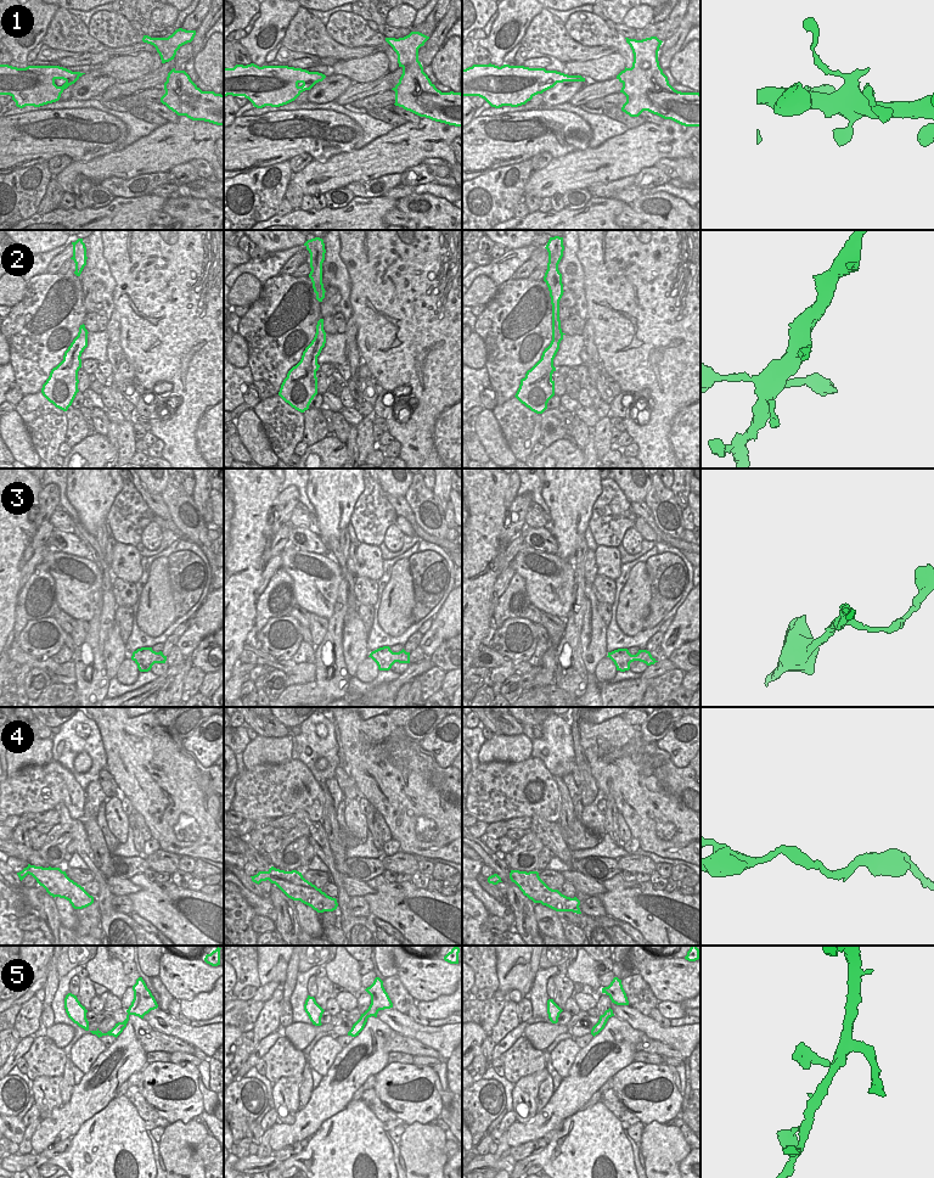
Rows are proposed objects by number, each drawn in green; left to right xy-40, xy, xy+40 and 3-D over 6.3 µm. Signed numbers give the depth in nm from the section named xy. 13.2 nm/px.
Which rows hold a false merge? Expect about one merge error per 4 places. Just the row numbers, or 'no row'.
2

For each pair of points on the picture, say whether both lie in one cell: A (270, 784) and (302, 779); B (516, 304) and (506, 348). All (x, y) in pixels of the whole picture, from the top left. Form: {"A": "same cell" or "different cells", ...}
{"A": "same cell", "B": "same cell"}

